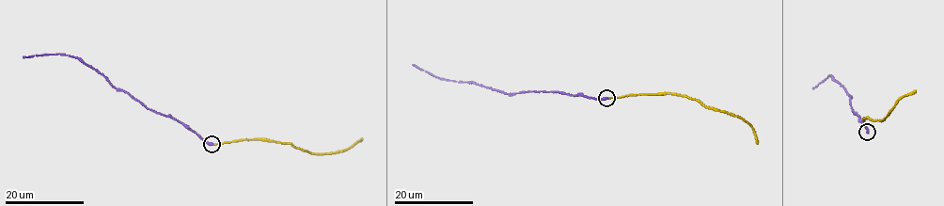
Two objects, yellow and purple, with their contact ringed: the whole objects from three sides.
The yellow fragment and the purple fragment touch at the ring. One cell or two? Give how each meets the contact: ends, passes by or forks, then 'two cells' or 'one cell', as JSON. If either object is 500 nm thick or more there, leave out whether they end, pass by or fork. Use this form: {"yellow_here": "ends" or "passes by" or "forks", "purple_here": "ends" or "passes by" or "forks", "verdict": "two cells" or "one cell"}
{"yellow_here": "ends", "purple_here": "ends", "verdict": "one cell"}

